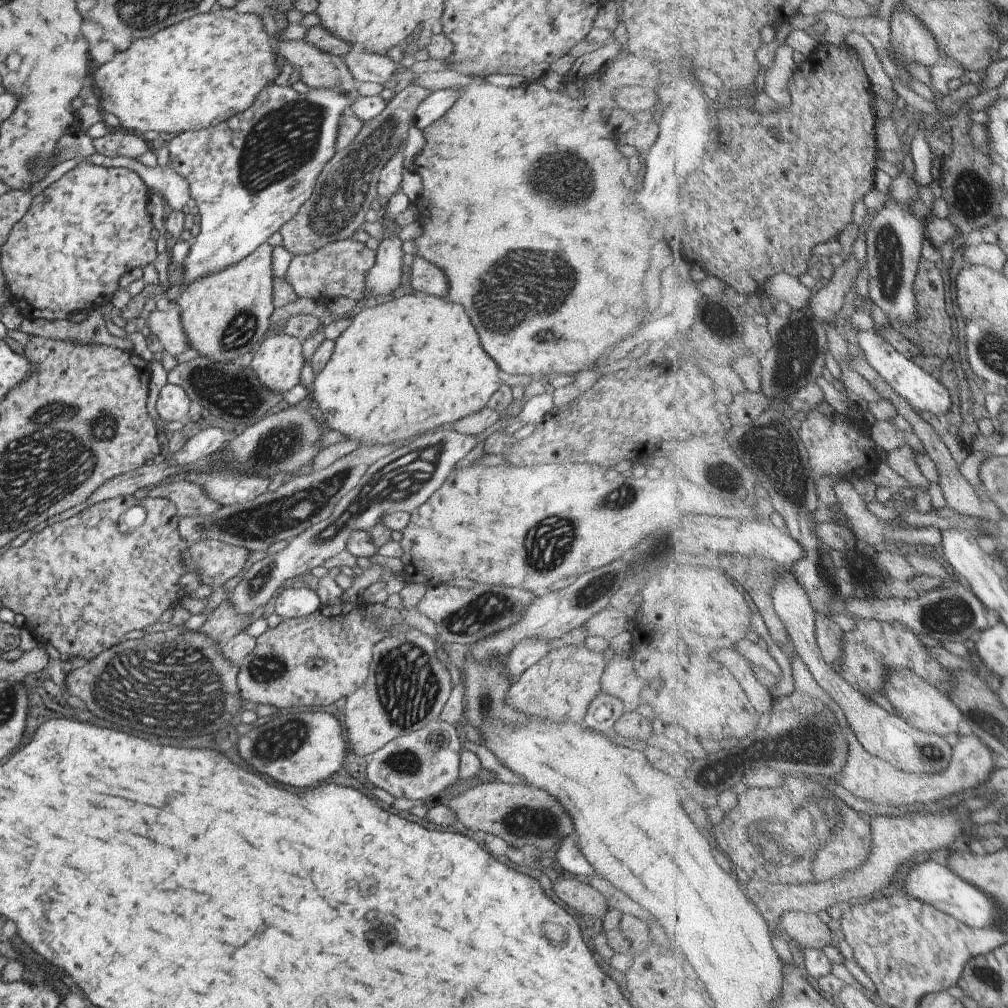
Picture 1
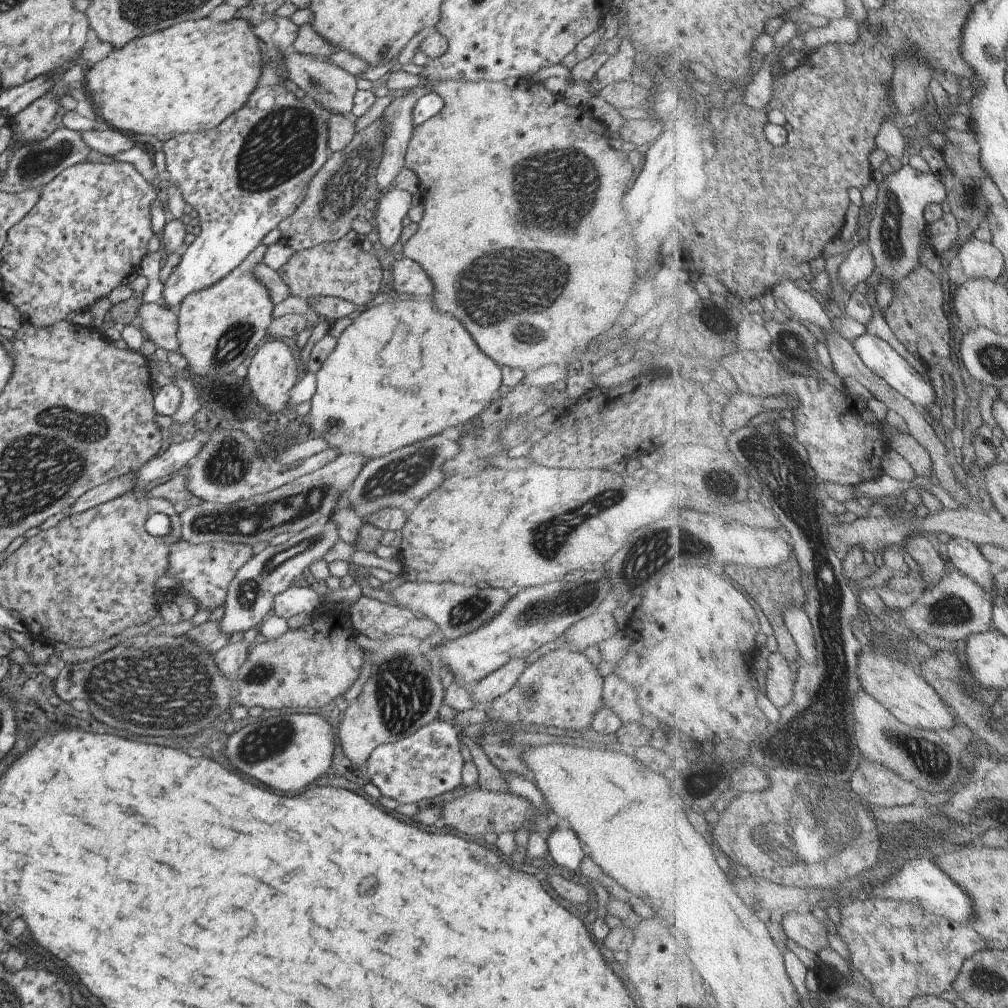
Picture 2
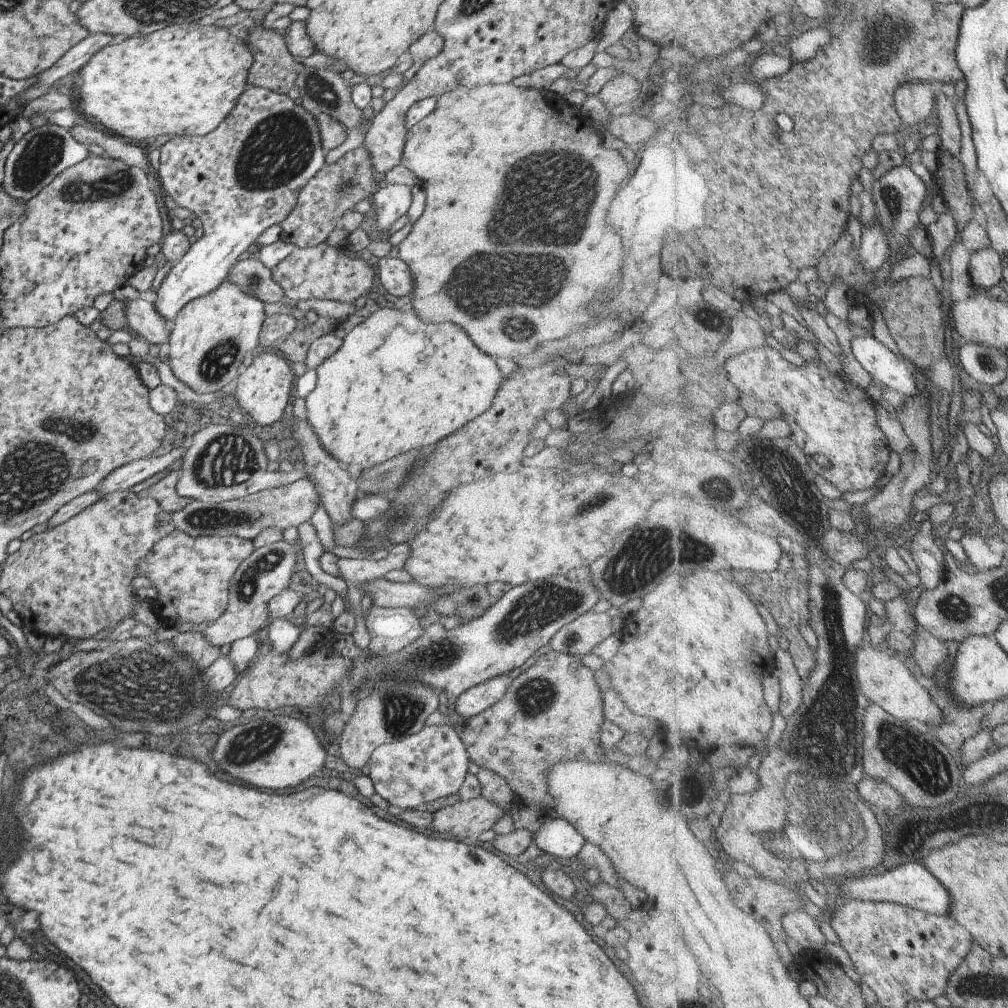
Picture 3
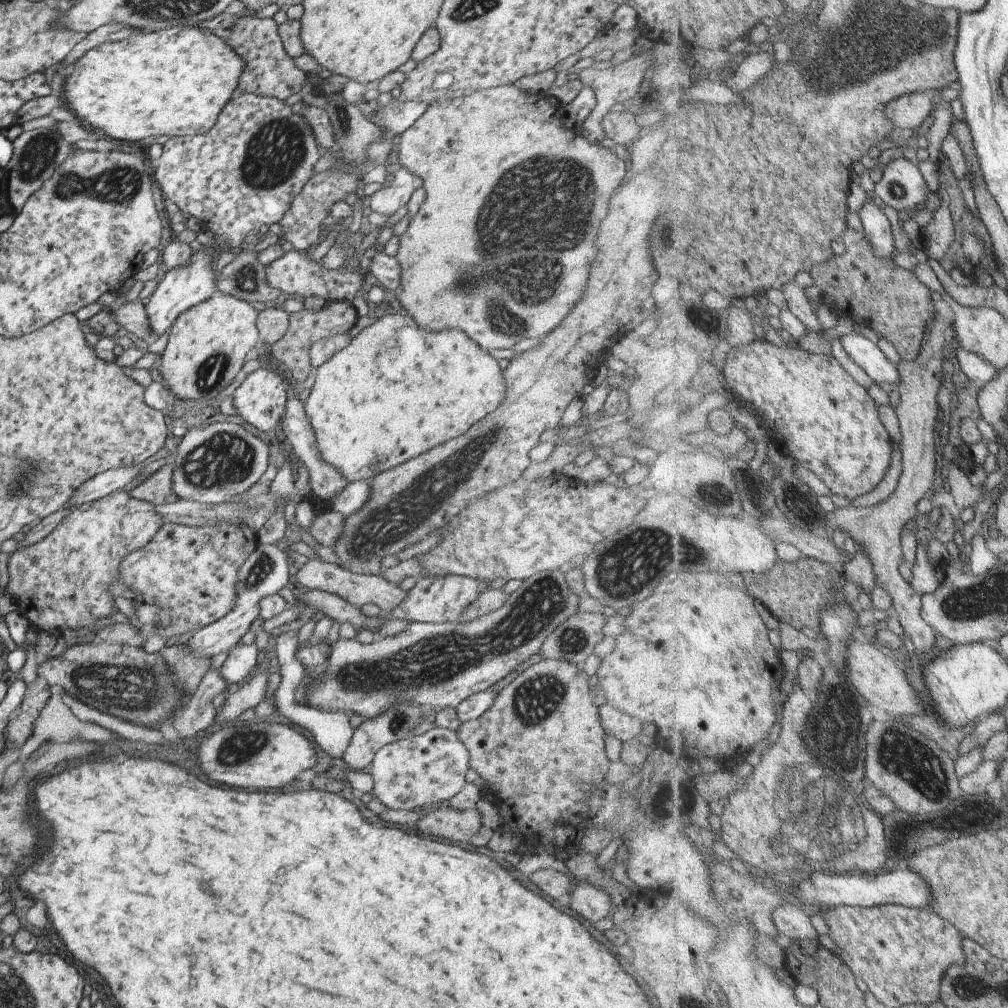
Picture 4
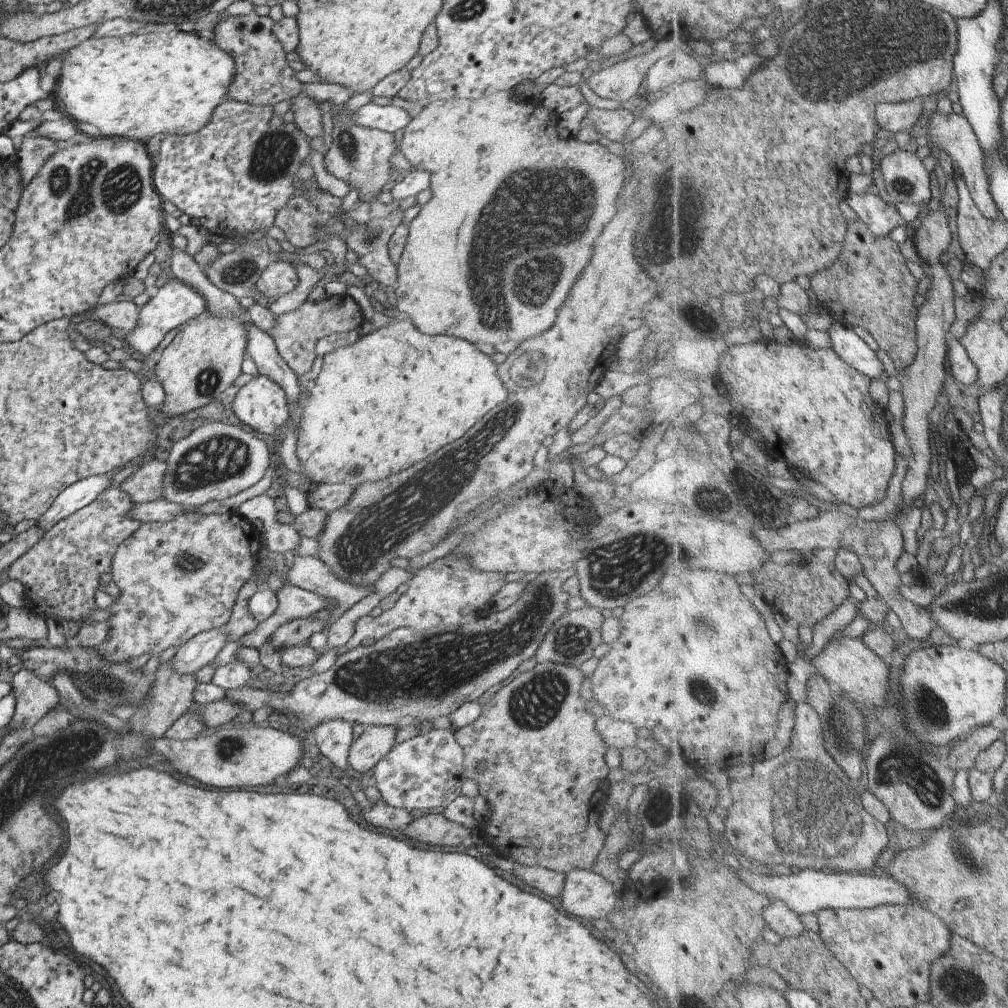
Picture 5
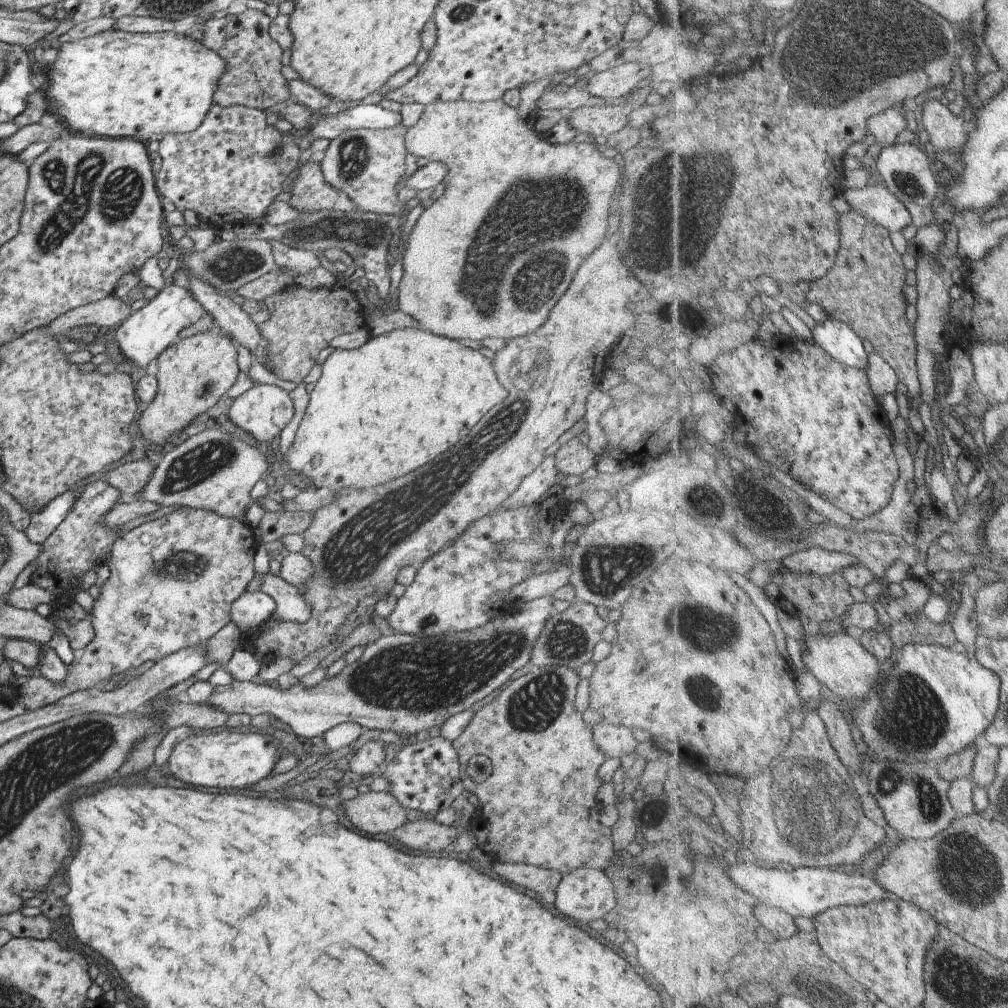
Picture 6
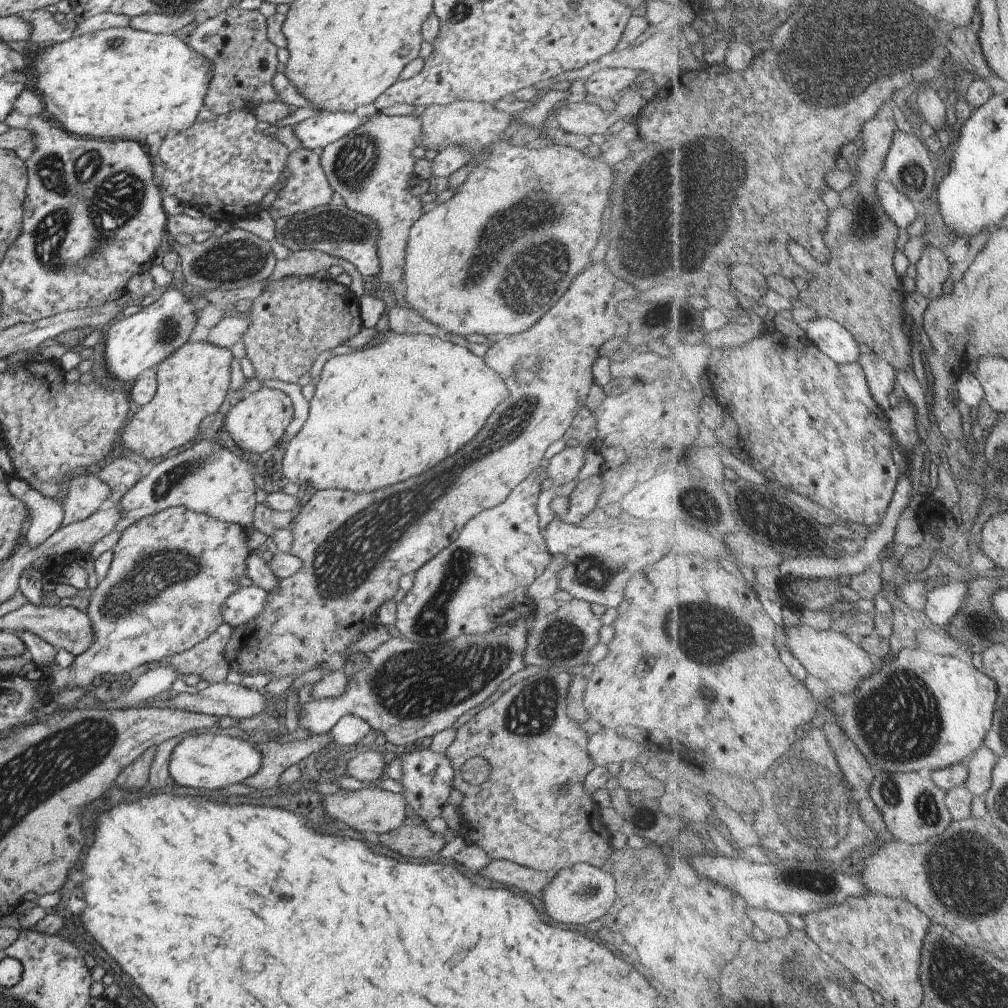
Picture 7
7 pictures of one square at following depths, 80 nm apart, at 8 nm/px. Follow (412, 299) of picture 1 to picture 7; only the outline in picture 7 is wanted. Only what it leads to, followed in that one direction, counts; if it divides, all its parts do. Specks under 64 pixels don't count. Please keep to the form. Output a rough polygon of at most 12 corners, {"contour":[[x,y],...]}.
{"contour":[[393,336],[322,366],[289,483],[370,493],[508,398],[482,357]]}

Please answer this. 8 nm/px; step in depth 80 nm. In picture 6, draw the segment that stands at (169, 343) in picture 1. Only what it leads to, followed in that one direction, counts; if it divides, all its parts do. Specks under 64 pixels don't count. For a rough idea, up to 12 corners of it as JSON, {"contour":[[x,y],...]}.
{"contour":[[109,296],[68,310],[42,326],[49,335],[94,324],[117,326],[131,313]]}

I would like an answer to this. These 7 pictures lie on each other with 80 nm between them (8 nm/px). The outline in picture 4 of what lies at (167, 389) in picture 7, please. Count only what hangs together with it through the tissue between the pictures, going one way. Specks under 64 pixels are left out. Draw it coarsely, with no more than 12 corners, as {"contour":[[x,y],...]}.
{"contour":[[214,291],[169,328],[171,398],[207,401],[259,342],[256,311]]}

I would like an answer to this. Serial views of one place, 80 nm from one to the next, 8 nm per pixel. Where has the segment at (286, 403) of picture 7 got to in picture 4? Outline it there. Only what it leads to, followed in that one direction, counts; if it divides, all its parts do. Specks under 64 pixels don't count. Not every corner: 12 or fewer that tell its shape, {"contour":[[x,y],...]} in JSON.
{"contour":[[273,364],[232,393],[236,414],[262,432],[278,429],[287,398]]}

